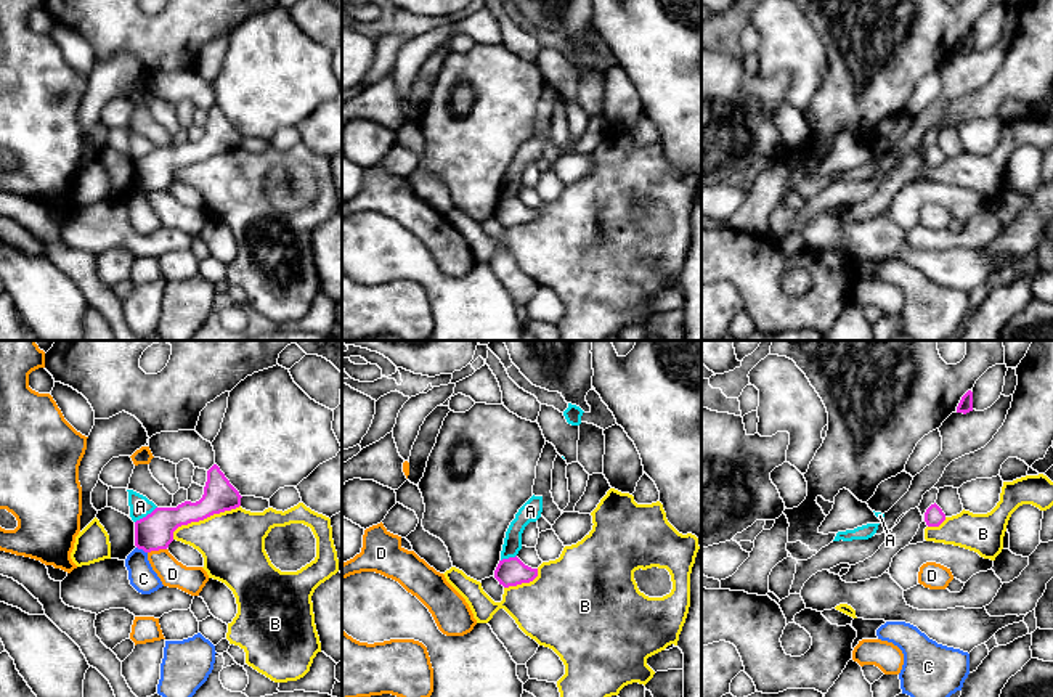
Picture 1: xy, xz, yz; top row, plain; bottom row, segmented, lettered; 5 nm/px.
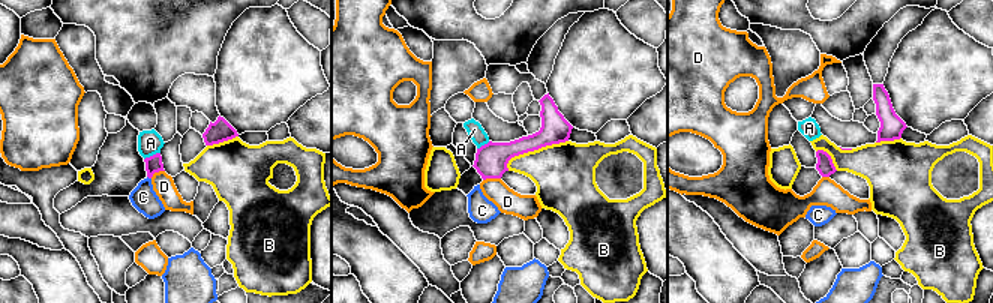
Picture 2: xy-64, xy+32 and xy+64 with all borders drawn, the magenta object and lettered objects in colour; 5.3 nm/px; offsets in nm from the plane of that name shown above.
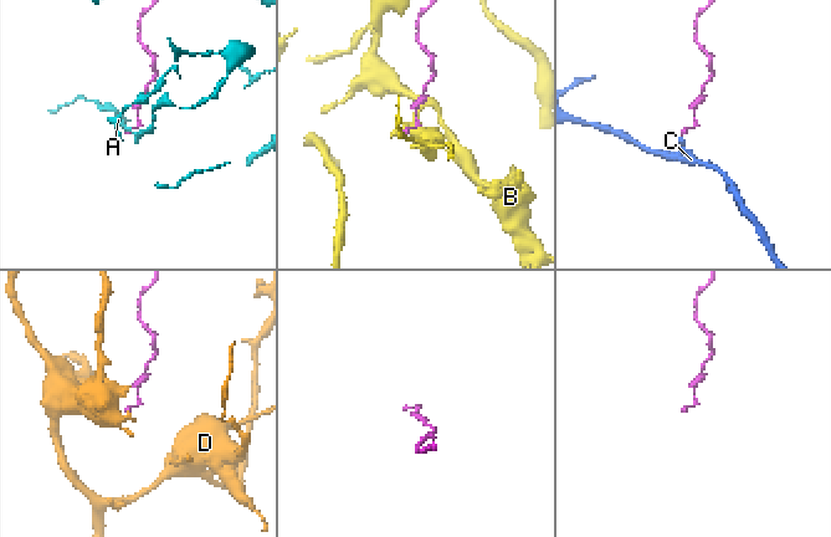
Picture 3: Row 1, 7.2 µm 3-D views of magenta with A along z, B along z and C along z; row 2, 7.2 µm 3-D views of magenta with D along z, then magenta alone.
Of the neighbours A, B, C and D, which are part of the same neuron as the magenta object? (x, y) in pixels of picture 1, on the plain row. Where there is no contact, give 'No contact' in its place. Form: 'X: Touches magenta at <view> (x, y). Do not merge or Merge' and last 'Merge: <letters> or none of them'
A: Touches magenta at xy (146, 156). Do not merge
B: Touches magenta at xy (203, 159). Do not merge
C: Touches magenta at xy (142, 188). Do not merge
D: Touches magenta at xy (156, 190). Do not merge
Merge: none of them

